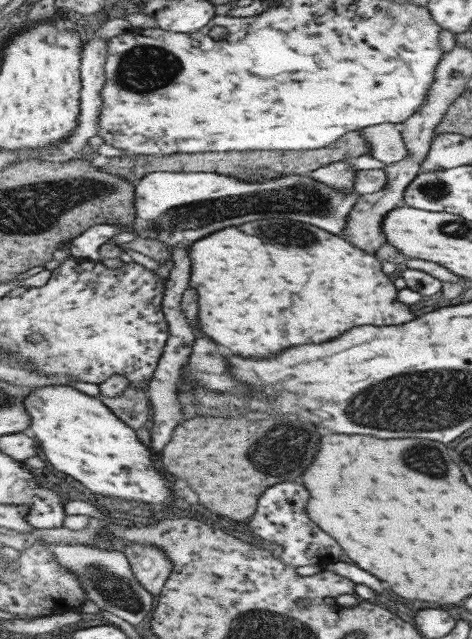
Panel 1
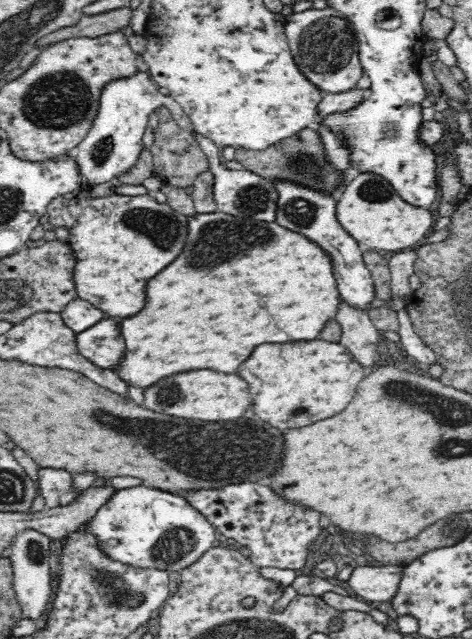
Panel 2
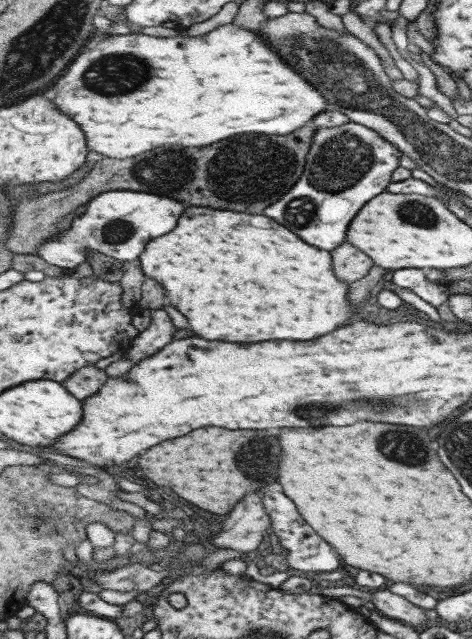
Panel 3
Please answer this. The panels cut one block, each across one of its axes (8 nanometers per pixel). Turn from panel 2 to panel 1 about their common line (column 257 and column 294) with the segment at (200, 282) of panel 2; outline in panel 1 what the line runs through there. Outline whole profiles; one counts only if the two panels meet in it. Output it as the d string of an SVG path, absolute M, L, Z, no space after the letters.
M267 219L266 221L253 221L244 225L225 228L209 234L201 240L190 244L191 259L193 262L193 270L191 270L191 284L189 286L199 290L199 318L203 322L203 332L211 334L211 338L215 338L215 342L229 346L235 354L245 356L245 358L273 358L279 352L291 348L291 346L301 346L301 344L323 344L329 340L339 338L341 334L349 332L355 326L365 326L365 324L375 324L375 326L393 326L393 324L405 324L417 318L417 314L399 302L397 296L397 288L393 284L393 280L389 278L387 272L382 269L381 261L373 253L353 245L351 241L343 238L343 236L333 234L331 231L319 228L313 224L307 224L291 219Z

